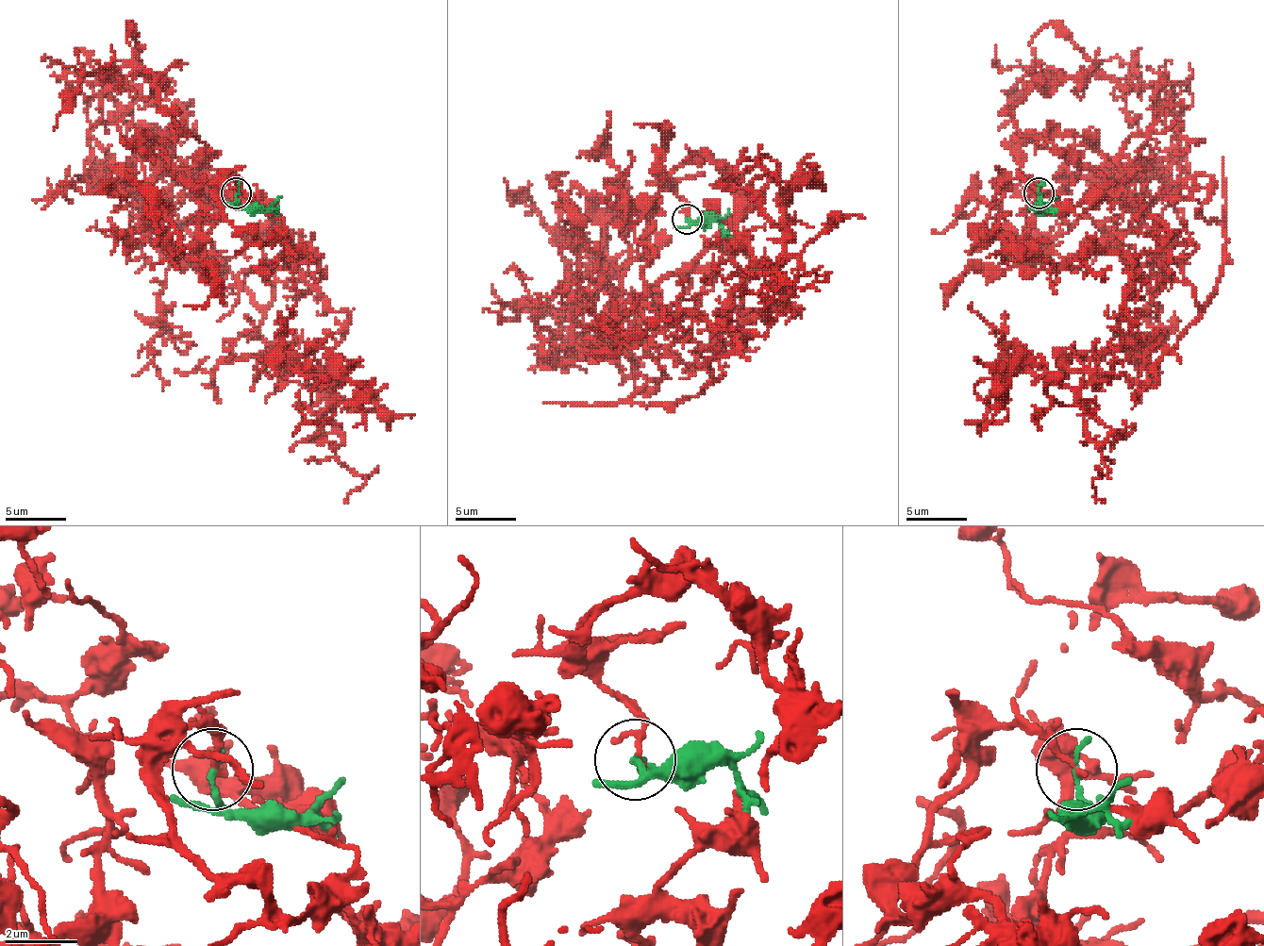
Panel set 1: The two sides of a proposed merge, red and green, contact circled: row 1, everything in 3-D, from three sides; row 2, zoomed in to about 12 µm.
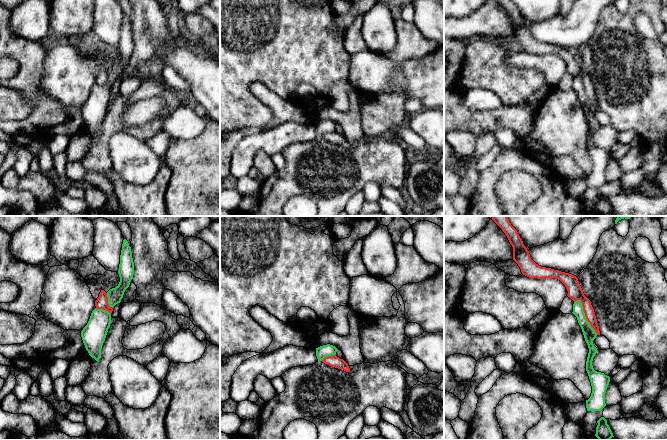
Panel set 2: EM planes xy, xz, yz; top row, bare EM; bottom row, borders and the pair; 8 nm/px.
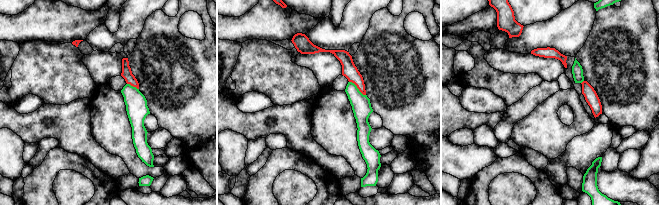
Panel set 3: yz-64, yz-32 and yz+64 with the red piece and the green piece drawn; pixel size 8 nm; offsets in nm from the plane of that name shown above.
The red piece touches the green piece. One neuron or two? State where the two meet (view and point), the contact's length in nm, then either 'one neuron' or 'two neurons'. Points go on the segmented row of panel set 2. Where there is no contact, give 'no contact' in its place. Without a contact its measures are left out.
contact yz (585, 315); length 340 nm; two neurons

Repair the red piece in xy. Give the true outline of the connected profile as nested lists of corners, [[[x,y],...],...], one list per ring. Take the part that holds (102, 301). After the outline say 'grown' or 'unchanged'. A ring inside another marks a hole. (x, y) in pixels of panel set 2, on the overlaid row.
[[[101,290],[99,297],[97,298],[97,300],[95,301],[95,306],[96,309],[103,309],[108,311],[110,314],[113,311],[114,307],[110,307],[108,304],[108,297],[107,297],[107,293],[104,290]]] | unchanged

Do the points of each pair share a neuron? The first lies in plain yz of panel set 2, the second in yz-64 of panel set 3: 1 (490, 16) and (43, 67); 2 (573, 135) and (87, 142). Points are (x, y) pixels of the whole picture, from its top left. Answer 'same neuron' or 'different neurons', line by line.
1: different neurons
2: different neurons

